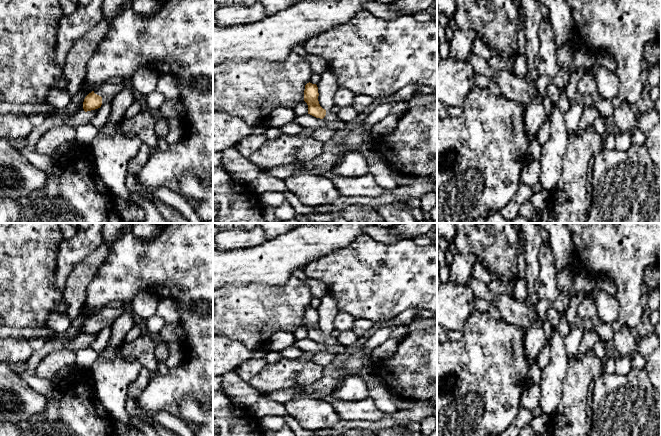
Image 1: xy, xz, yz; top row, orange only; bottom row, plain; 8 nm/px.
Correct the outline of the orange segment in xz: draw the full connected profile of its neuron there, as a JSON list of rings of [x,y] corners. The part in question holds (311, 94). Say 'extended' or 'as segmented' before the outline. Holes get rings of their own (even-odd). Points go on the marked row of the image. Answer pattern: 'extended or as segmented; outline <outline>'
extended; outline [[[310,82],[307,83],[304,90],[304,101],[308,105],[308,114],[324,120],[339,121],[337,113],[331,110],[325,110],[320,106],[318,96],[317,85]]]

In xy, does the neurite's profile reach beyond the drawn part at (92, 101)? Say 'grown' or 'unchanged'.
grown

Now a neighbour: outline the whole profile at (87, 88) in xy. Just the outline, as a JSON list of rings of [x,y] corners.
[[[86,82],[84,83],[84,85],[83,85],[83,87],[81,89],[83,91],[83,93],[84,93],[84,97],[82,99],[82,103],[80,104],[80,107],[79,107],[78,111],[80,111],[80,110],[84,111],[84,109],[83,109],[83,102],[84,102],[85,97],[89,93],[91,93],[92,91],[97,90],[100,86],[101,85],[95,85],[95,84],[90,84],[90,83],[86,83]]]

